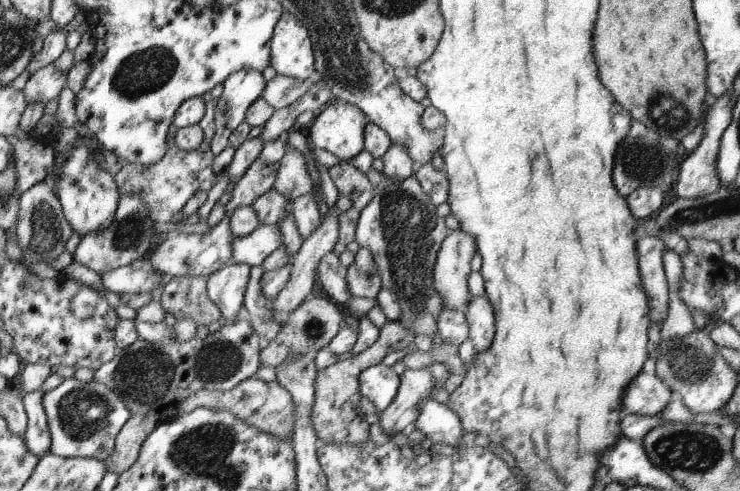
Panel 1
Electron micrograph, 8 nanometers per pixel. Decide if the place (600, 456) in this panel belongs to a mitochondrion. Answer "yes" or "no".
no

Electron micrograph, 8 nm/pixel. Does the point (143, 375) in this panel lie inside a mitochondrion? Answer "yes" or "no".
yes

